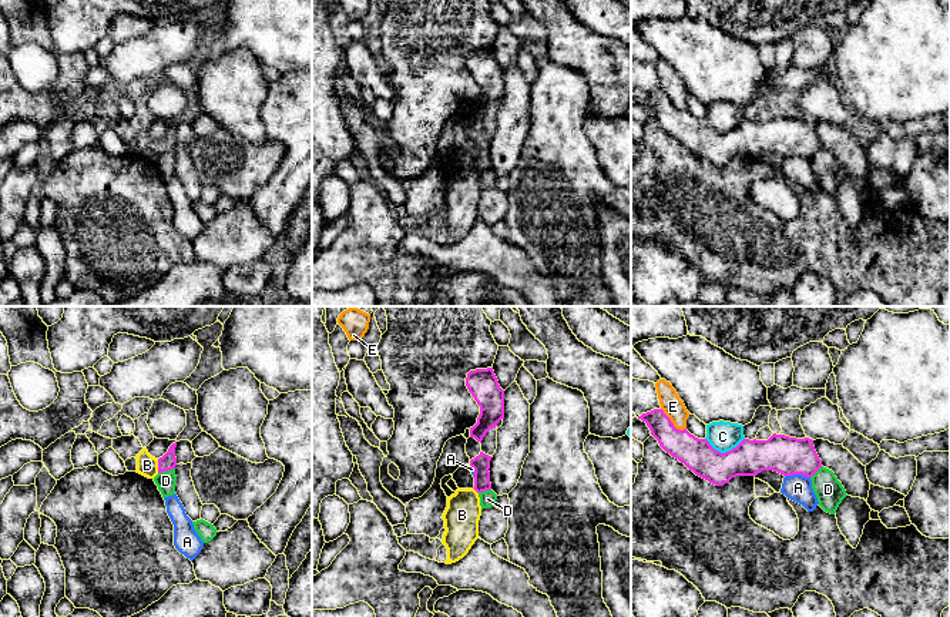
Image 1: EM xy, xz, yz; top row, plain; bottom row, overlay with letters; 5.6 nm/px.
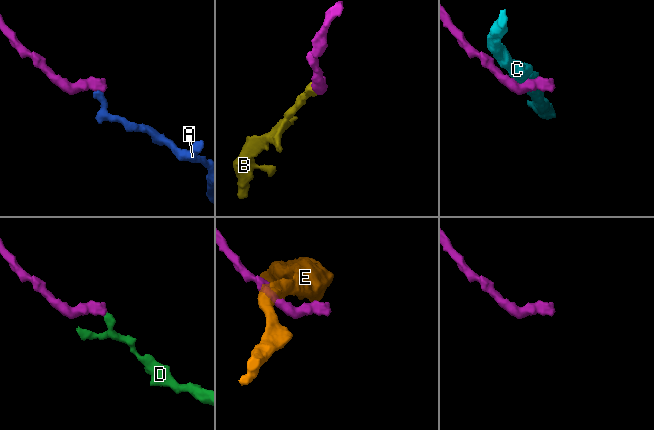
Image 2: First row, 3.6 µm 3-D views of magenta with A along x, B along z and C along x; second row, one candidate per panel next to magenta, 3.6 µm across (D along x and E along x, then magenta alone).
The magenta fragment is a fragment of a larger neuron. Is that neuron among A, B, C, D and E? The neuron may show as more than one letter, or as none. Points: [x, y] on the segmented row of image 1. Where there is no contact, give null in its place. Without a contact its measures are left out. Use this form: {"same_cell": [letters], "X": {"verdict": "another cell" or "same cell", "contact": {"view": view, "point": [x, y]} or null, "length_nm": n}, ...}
{"same_cell": ["B"], "A": {"verdict": "another cell", "contact": {"view": "yz", "point": [798, 473]}, "length_nm": 140}, "B": {"verdict": "same cell", "contact": {"view": "xy", "point": [158, 466]}, "length_nm": 80}, "C": {"verdict": "another cell", "contact": {"view": "yz", "point": [725, 452]}, "length_nm": 220}, "D": {"verdict": "another cell", "contact": {"view": "xy", "point": [165, 470]}, "length_nm": 100}, "E": {"verdict": "another cell", "contact": {"view": "yz", "point": [671, 422]}, "length_nm": 190}}

